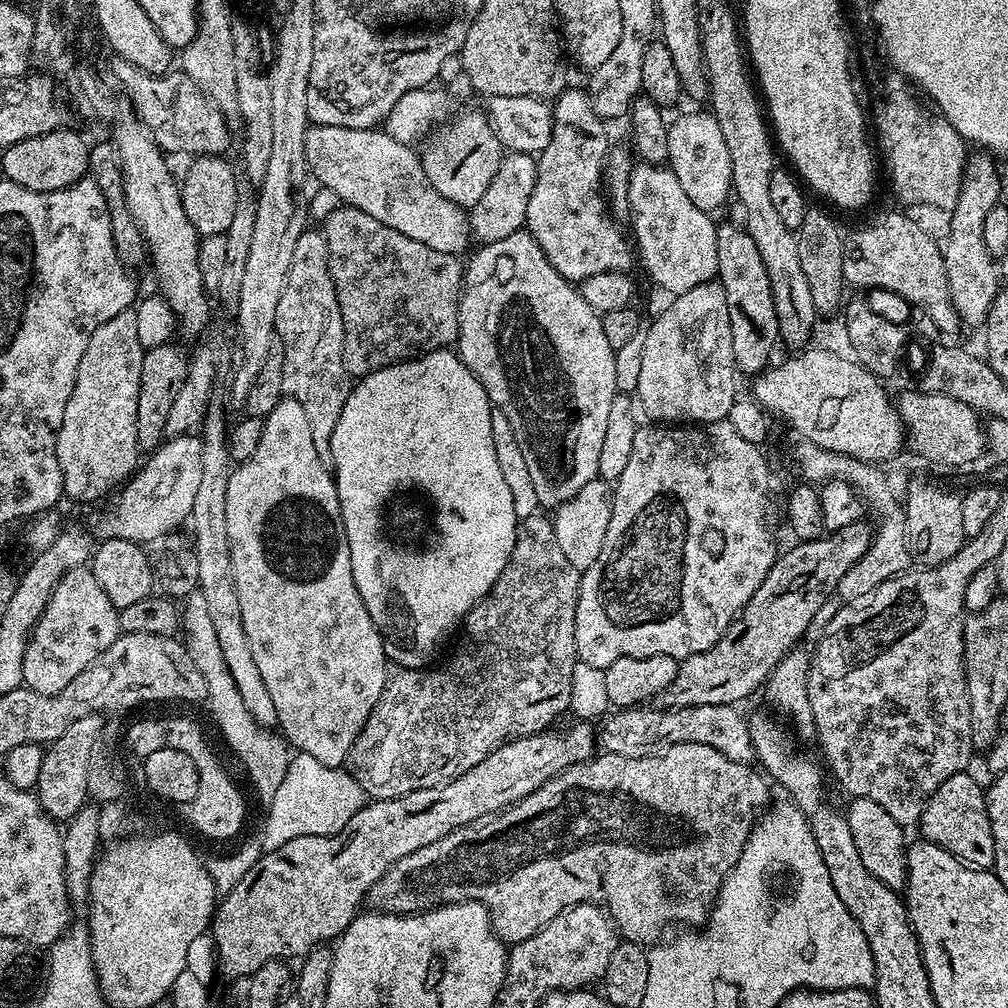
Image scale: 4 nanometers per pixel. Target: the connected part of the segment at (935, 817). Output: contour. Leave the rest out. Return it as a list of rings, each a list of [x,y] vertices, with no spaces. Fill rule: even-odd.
[[[965,770],[954,774],[950,778],[946,778],[946,782],[942,782],[942,786],[938,786],[938,790],[934,790],[930,802],[926,802],[926,810],[922,810],[920,815],[918,831],[920,831],[919,835],[923,839],[942,846],[942,850],[946,850],[952,856],[957,856],[965,864],[973,868],[988,870],[996,863],[994,858],[994,834],[990,830],[990,818],[984,801],[985,789],[982,784],[980,788],[979,782],[970,773],[971,771]]]

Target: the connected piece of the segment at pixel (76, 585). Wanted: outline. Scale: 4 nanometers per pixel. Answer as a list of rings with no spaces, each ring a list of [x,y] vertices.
[[[91,567],[70,570],[54,586],[54,594],[28,640],[26,658],[22,658],[23,687],[47,696],[58,694],[58,690],[74,682],[120,635],[119,611],[106,598],[106,590],[98,586]]]

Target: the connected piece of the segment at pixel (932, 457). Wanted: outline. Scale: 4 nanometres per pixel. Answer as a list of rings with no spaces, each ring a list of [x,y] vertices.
[[[923,390],[904,392],[898,396],[900,421],[904,423],[906,444],[913,448],[928,464],[937,464],[940,468],[964,468],[972,464],[986,452],[986,428],[982,423],[981,413],[975,412],[966,402],[958,402],[958,398],[946,398],[946,394],[934,394]]]

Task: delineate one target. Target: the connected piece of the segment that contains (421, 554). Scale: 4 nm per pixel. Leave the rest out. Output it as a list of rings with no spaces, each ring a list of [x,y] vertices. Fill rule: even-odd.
[[[436,348],[433,352],[423,353],[410,360],[400,360],[396,364],[386,366],[382,370],[374,370],[369,376],[359,377],[353,383],[352,389],[350,390],[350,398],[346,398],[346,406],[342,406],[342,414],[338,417],[338,426],[334,426],[334,438],[330,438],[330,446],[332,447],[331,467],[334,469],[334,475],[336,477],[338,506],[342,510],[342,522],[346,530],[346,542],[350,542],[350,570],[354,570],[354,586],[358,586],[358,594],[362,594],[362,602],[366,606],[366,610],[370,614],[374,626],[380,631],[380,636],[384,640],[384,653],[388,655],[388,659],[393,665],[401,668],[425,667],[426,662],[431,661],[428,659],[443,646],[444,639],[452,631],[453,635],[463,625],[464,620],[468,616],[468,611],[491,590],[494,582],[498,582],[498,578],[502,574],[504,567],[507,566],[510,554],[514,550],[518,521],[514,514],[514,502],[510,499],[510,490],[506,486],[506,482],[502,479],[502,469],[498,467],[498,457],[494,454],[494,434],[490,434],[490,418],[492,417],[493,411],[493,406],[488,400],[488,395],[482,386],[482,382],[478,382],[478,378],[469,370],[466,362],[462,362],[455,351],[449,350],[448,348]]]

